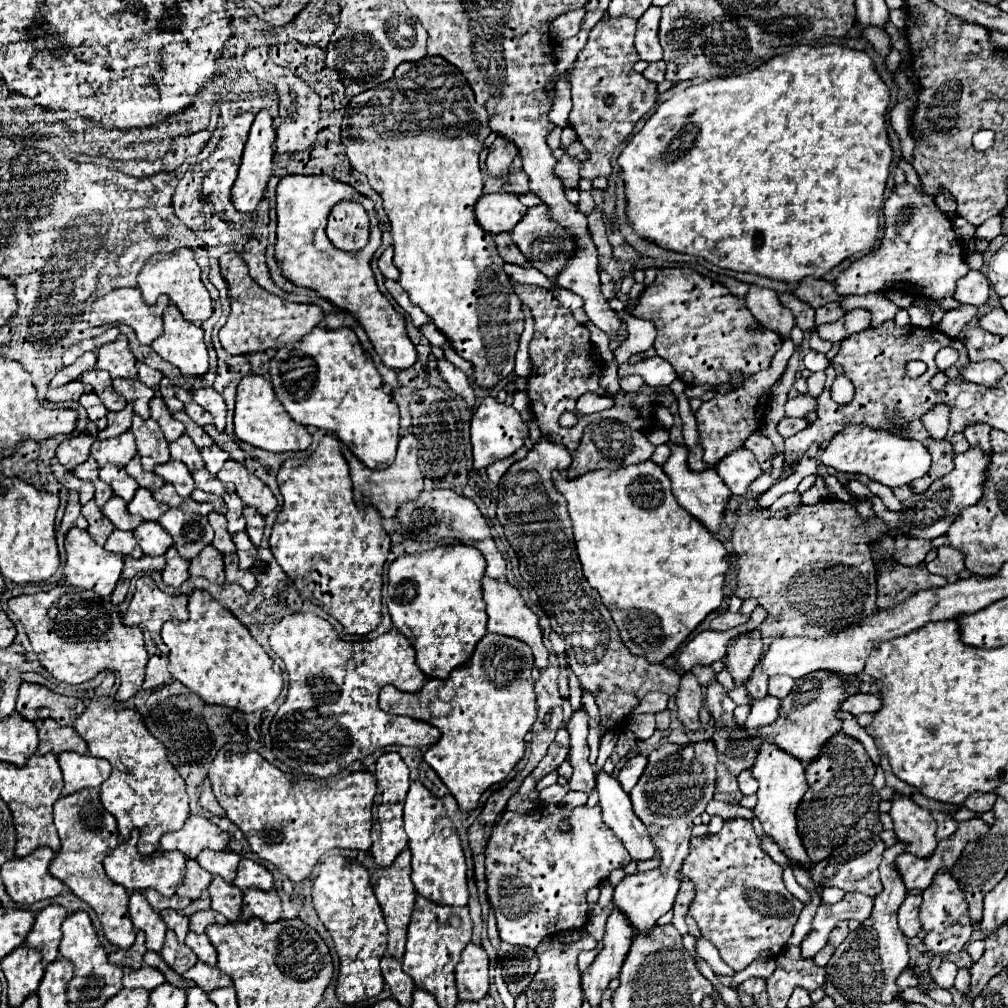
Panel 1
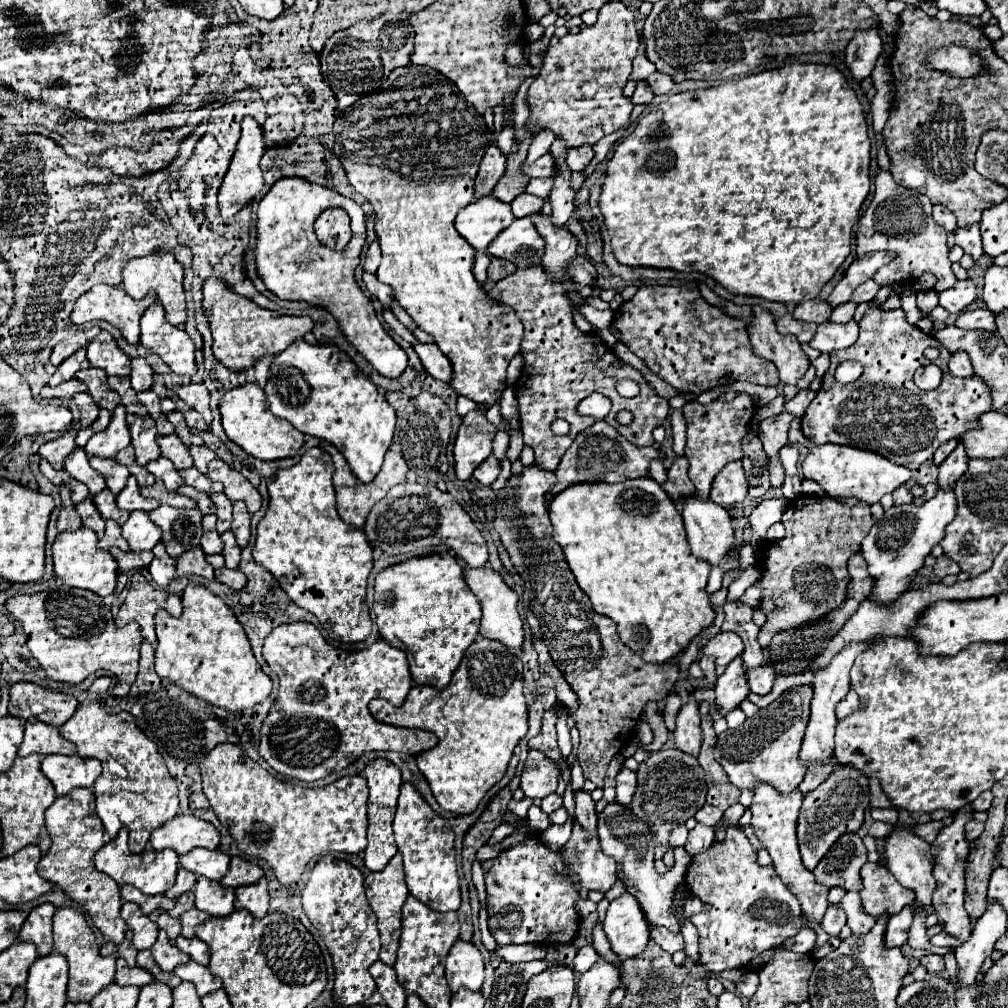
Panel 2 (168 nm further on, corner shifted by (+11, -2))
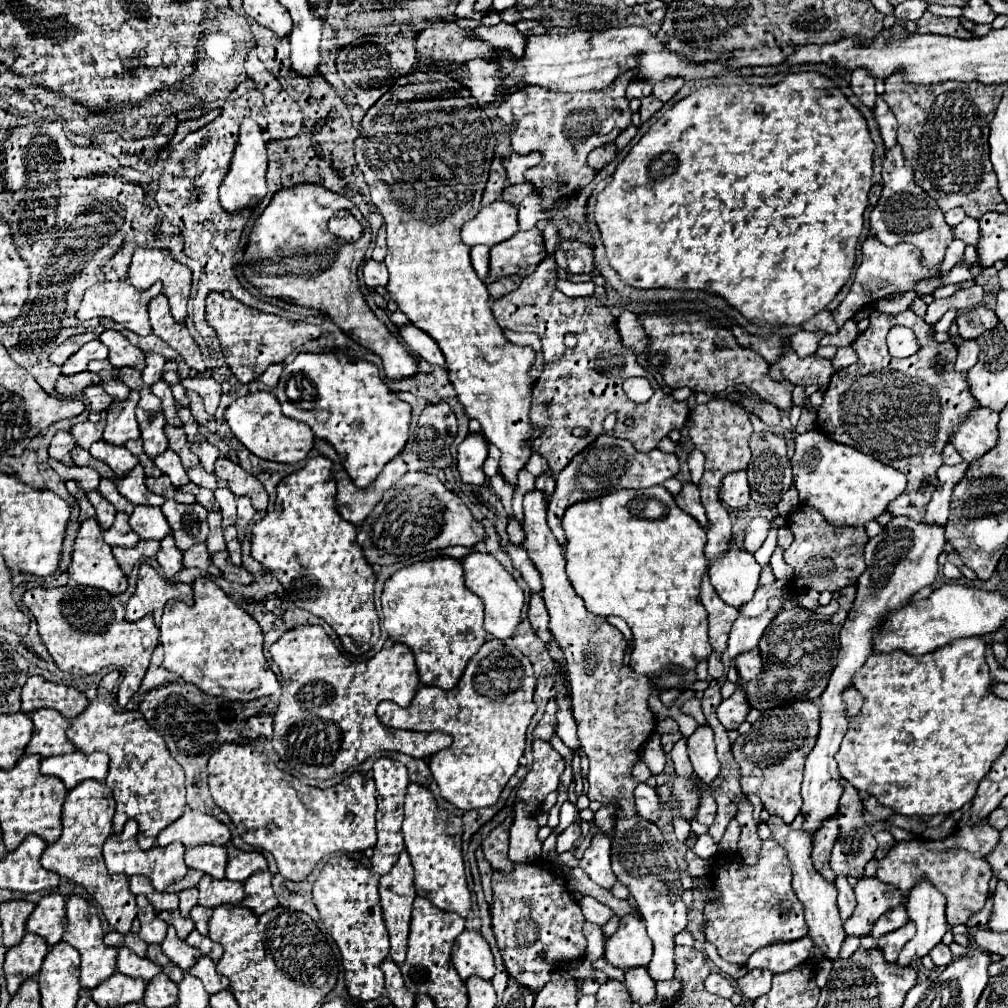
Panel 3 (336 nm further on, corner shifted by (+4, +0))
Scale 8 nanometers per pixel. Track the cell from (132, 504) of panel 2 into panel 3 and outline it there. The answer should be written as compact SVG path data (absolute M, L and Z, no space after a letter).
M141 466L133 468L127 476L117 480L119 492L131 500L133 504L147 504L147 486L145 486L145 472Z

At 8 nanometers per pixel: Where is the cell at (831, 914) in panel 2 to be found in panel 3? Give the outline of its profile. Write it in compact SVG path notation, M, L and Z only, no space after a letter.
M837 876L835 880L835 886L839 890L839 898L837 898L837 906L839 906L839 914L841 914L841 920L845 922L847 916L851 916L851 912L855 910L855 894L853 894L853 888L847 884L847 878L845 876Z

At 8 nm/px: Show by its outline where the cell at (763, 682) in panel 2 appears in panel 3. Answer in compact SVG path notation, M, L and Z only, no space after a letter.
M757 650L743 652L743 656L735 658L735 666L743 680L757 680L759 672L763 672L763 660Z

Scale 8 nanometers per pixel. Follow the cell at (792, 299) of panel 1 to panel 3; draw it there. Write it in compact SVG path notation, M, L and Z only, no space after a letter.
M799 330L791 336L791 346L793 350L803 358L803 356L811 356L815 354L815 350L819 348L819 332L805 332L805 330Z

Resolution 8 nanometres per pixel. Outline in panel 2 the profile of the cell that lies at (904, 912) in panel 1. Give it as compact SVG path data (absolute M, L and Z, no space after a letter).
M906 906L900 914L894 914L888 918L888 926L886 926L886 934L884 934L884 944L886 948L896 948L902 946L908 938L908 928L912 924L912 908Z

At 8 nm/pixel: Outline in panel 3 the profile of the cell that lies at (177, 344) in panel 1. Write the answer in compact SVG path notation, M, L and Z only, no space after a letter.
M159 294L149 302L149 322L151 322L153 334L159 336L163 342L167 342L173 350L177 350L189 368L205 370L203 356L195 340L191 338L185 324L173 320L165 294Z

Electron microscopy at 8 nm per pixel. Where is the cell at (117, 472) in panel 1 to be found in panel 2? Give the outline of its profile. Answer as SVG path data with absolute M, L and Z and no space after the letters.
M90 456L90 466L94 470L98 470L104 478L106 478L106 486L112 494L120 494L120 490L124 488L124 482L128 480L130 472L126 466L118 464L114 458L98 458L98 456Z

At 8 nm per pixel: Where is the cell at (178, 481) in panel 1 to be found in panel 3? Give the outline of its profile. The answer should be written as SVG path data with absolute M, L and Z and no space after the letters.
M165 450L165 452L163 452L161 456L157 456L153 462L155 462L155 466L157 466L163 474L167 474L167 476L171 478L171 484L173 484L175 488L179 488L179 486L183 486L183 484L189 482L189 476L187 476L187 472L185 472L185 468L183 468L179 456L177 456L173 450Z

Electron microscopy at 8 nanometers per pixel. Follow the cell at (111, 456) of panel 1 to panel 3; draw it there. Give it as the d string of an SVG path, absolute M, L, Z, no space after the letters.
M131 392L123 402L111 402L107 408L107 424L103 430L103 440L113 446L123 446L129 440L139 440L139 426L135 420L135 408L139 402L139 392Z

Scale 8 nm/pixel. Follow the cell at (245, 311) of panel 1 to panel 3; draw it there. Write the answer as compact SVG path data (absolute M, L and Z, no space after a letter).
M211 292L207 296L207 322L215 328L217 338L221 342L221 350L225 354L227 366L237 376L239 382L249 384L259 378L269 364L285 362L285 358L297 350L301 344L317 338L321 334L319 326L307 322L285 320L275 314L267 314L261 310L251 310L235 298L227 298L221 292Z

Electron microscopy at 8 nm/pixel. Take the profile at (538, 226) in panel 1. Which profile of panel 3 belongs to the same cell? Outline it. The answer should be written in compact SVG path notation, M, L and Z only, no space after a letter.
M519 230L515 236L511 236L511 240L491 248L491 272L485 282L493 282L505 274L531 274L531 270L535 270L539 260L545 256L547 252L541 230Z

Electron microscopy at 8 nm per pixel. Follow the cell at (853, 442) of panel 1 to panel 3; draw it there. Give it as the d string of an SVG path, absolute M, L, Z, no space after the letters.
M817 430L795 436L791 466L801 502L815 506L825 520L835 526L863 526L875 520L907 486L907 478L897 468L891 468L851 446L833 442Z

